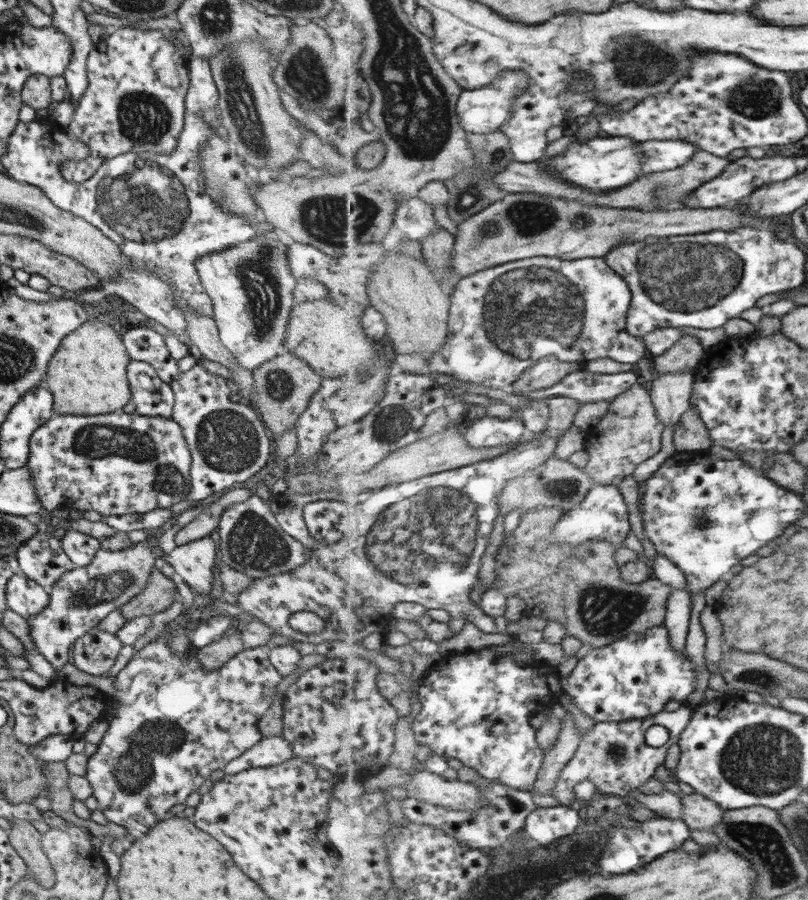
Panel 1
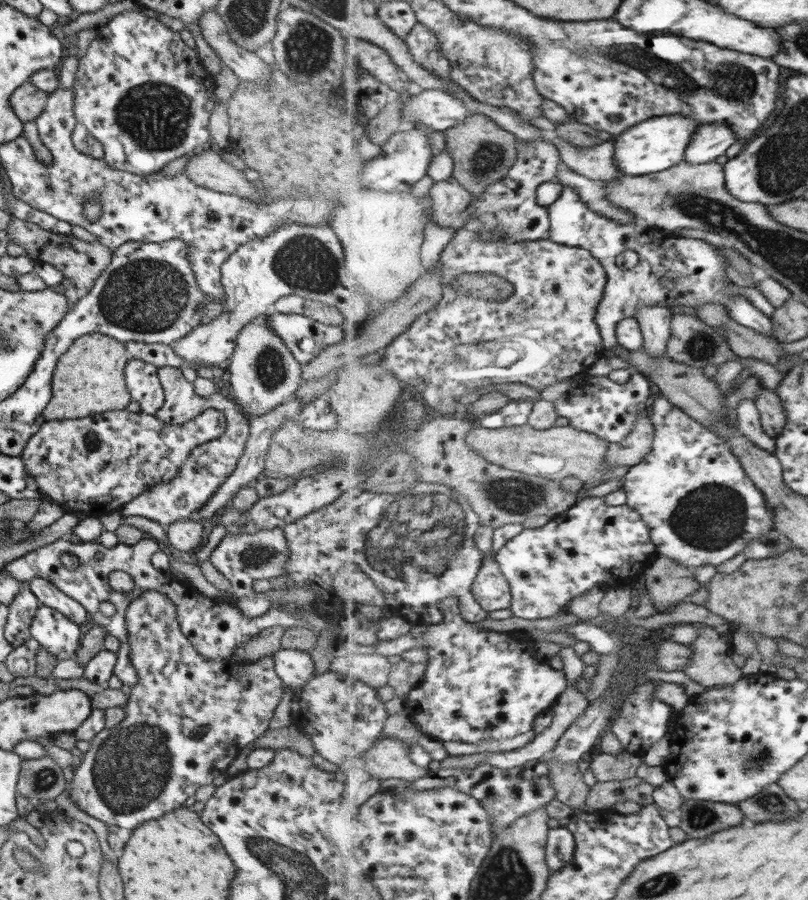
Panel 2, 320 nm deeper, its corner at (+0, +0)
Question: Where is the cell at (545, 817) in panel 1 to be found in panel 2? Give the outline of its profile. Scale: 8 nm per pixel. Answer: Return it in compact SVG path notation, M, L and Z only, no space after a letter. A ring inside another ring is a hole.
M557 827L548 834L547 861L550 874L564 869L574 861L576 838L567 828Z

